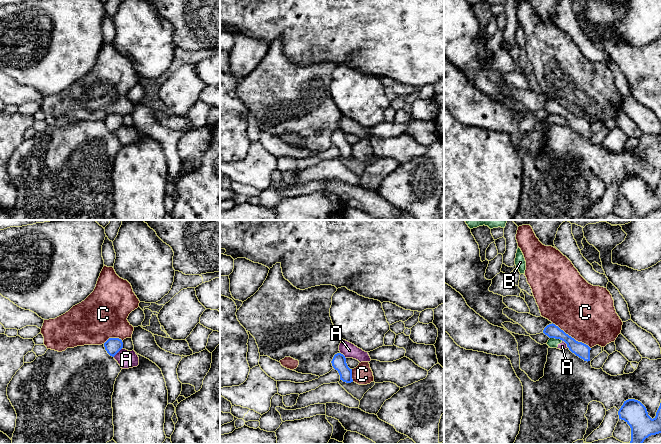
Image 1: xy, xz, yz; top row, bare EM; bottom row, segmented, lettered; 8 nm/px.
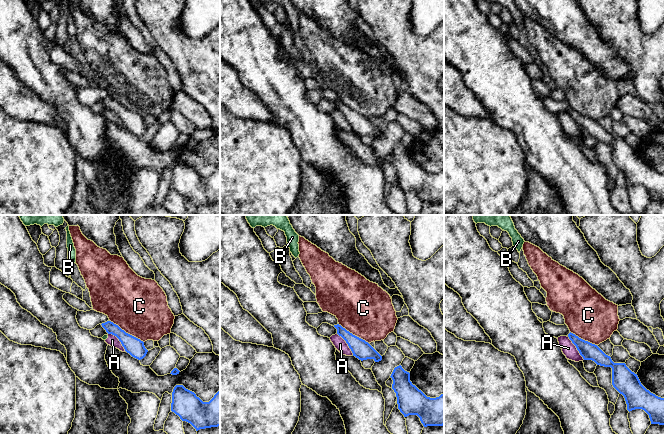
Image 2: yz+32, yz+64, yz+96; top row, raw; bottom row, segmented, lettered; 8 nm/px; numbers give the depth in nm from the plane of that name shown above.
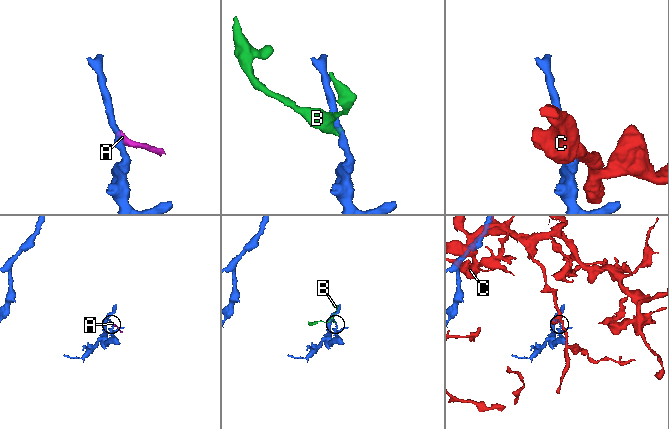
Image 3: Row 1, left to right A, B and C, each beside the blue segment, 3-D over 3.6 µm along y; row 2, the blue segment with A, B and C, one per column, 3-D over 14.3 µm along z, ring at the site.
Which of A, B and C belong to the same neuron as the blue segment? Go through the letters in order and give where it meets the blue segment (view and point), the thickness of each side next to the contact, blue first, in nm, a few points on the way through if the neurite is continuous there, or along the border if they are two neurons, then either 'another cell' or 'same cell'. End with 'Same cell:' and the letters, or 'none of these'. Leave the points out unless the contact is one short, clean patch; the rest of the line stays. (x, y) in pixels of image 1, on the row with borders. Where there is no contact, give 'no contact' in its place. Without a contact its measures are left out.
A: contact xy (117, 352); calibres 130 and 150 nm; border xy (122, 347), (113, 356); another cell
B: contact yz (556, 338); calibres 120 and 80 nm; border yz (550, 337), (562, 340); another cell
C: contact yz (570, 336); calibres 120 and 460 nm; another cell
Same cell: none of these

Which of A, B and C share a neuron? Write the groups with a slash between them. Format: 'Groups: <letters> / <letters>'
Groups: A B / C

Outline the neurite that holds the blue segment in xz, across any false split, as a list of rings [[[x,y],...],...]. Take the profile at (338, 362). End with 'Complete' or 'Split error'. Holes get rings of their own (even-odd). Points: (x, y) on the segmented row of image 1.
[[[341,353],[335,354],[331,363],[333,368],[338,371],[340,375],[340,380],[346,383],[353,382],[352,369],[348,367],[346,363],[346,358],[343,354]]]. Complete

